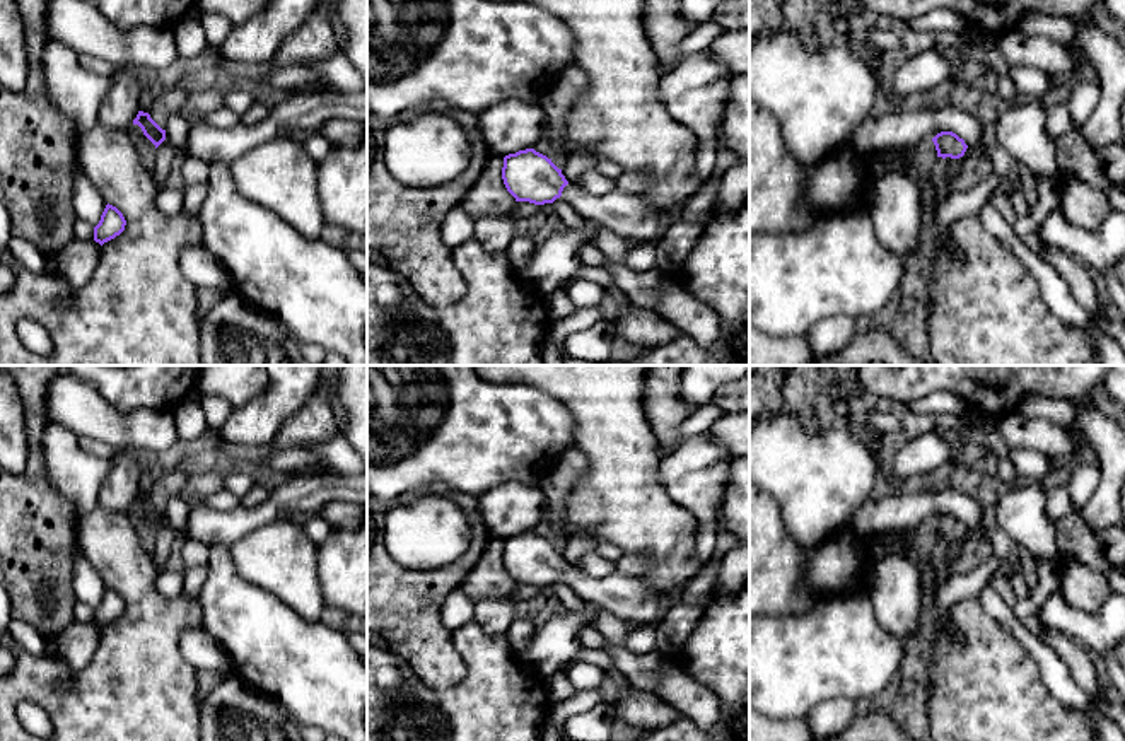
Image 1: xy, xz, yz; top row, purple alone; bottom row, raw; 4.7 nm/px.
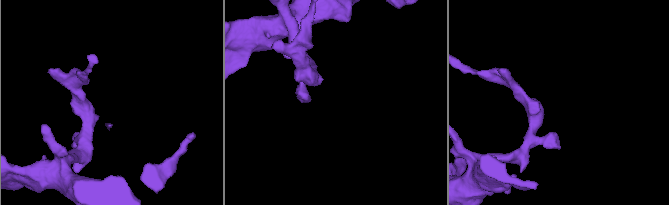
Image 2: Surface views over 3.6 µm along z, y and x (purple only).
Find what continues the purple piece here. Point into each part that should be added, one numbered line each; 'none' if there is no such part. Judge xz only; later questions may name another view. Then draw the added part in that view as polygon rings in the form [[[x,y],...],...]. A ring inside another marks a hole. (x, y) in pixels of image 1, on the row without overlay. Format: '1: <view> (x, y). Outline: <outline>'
1: xz (629, 598). Outline: [[[568,565],[560,581],[582,601],[592,603],[597,610],[609,611],[637,625],[656,625],[673,603],[657,596],[638,577],[618,572],[609,577],[591,577],[579,567]]]

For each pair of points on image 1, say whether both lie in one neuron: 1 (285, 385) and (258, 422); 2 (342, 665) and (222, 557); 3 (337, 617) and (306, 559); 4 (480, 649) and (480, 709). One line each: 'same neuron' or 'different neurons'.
1: same neuron
2: same neuron
3: different neurons
4: same neuron

